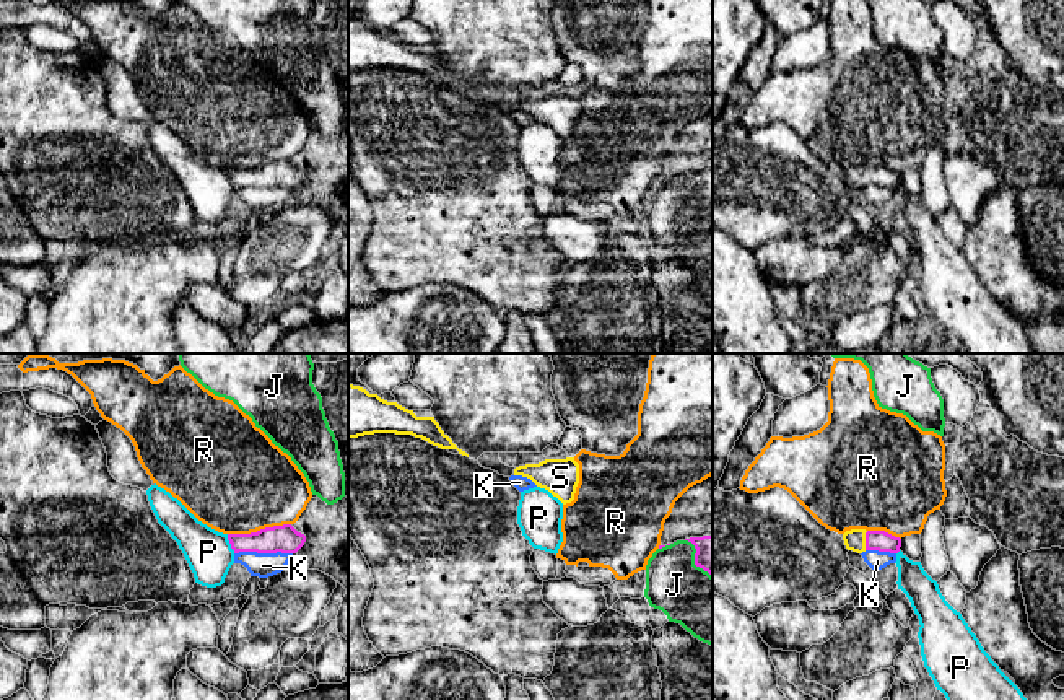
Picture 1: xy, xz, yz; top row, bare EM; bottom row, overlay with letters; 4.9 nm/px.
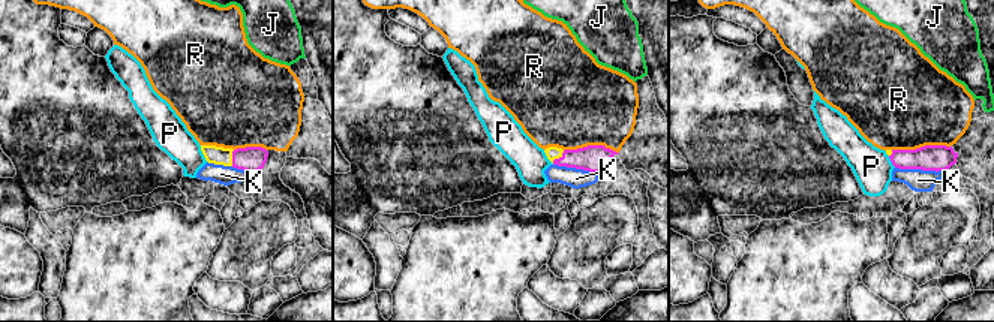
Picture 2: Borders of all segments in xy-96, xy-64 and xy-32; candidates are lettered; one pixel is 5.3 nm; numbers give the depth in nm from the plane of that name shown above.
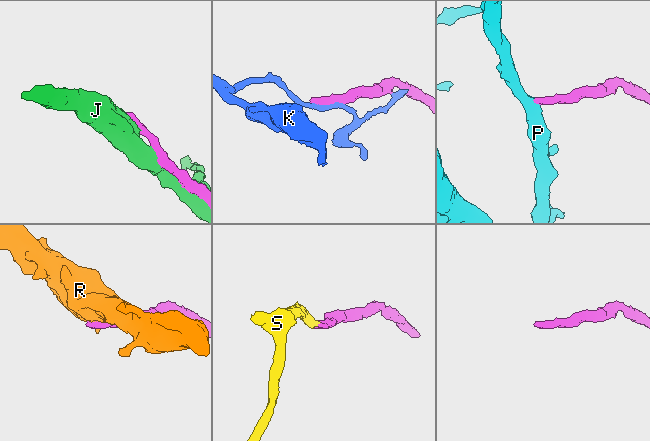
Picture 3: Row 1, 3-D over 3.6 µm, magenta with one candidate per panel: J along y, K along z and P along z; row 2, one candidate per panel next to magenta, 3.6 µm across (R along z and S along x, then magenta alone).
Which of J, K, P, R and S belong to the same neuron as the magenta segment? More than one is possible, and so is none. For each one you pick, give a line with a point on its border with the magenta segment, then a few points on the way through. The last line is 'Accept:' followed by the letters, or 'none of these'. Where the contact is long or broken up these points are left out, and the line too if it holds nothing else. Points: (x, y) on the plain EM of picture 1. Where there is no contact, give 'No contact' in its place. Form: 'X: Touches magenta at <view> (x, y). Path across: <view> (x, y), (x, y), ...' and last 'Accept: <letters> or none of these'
S: Touches magenta at yz (866, 176). Path across: yz (880, 176), (866, 176), (854, 174)
Accept: S

